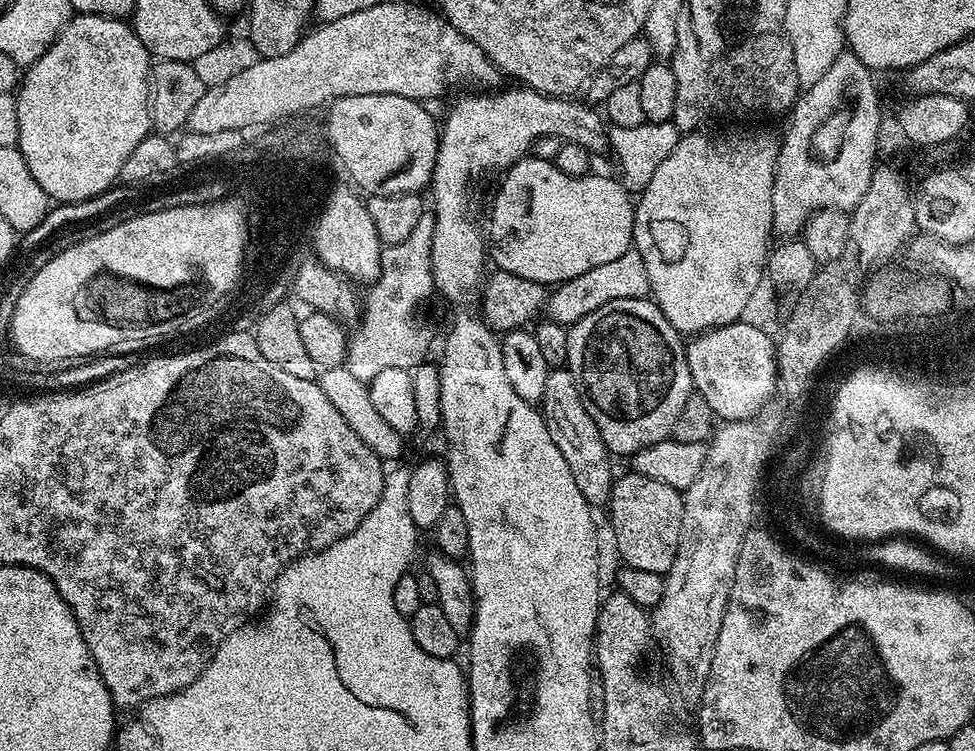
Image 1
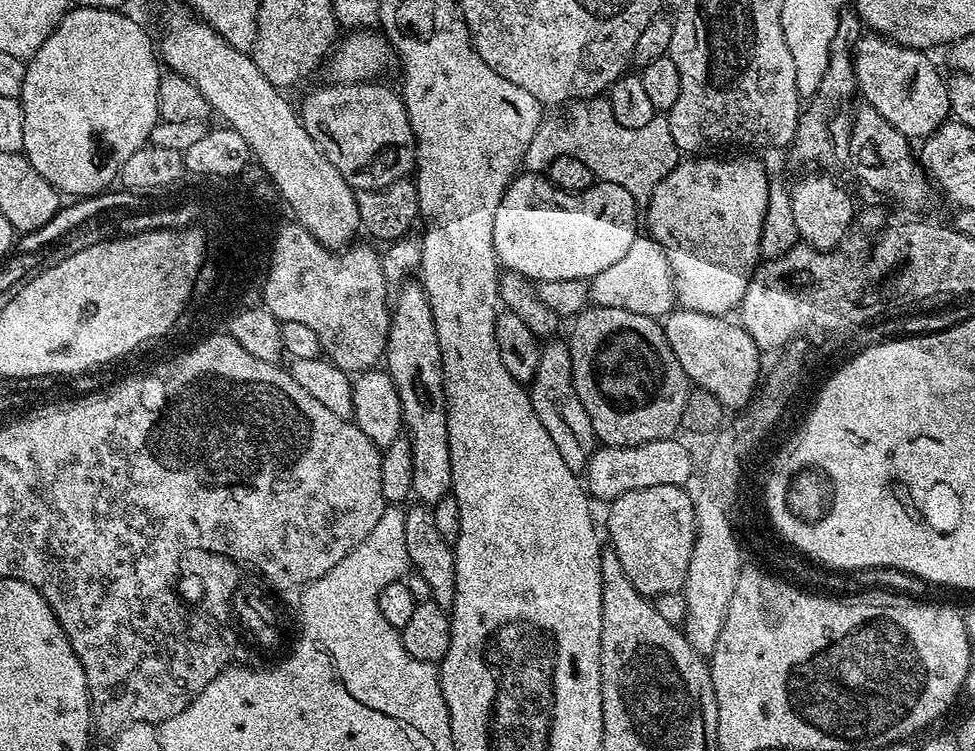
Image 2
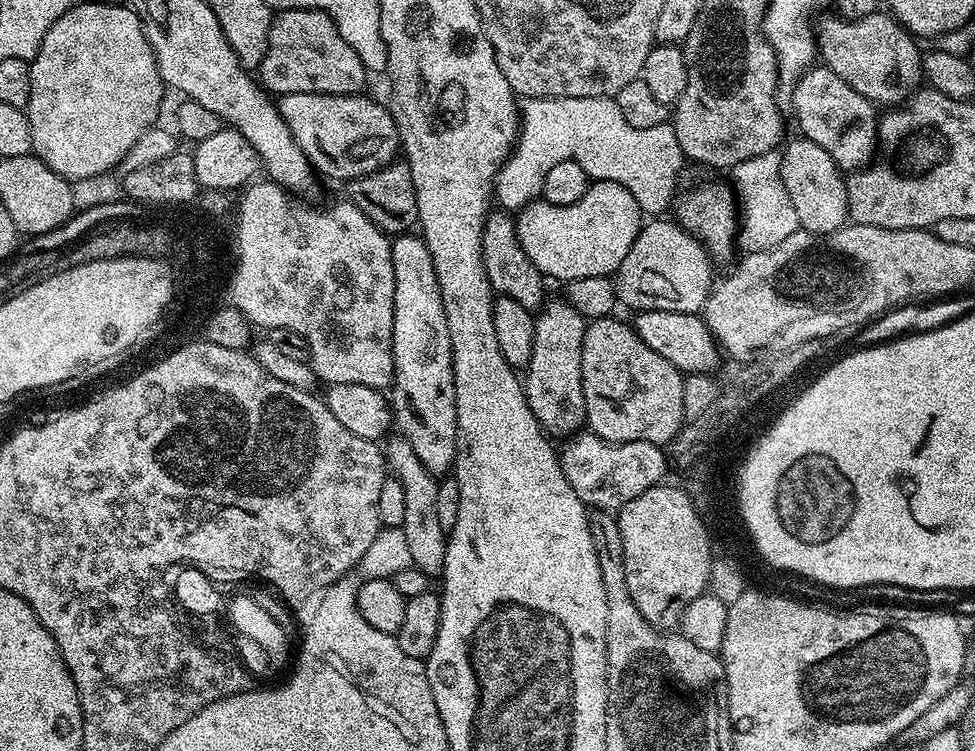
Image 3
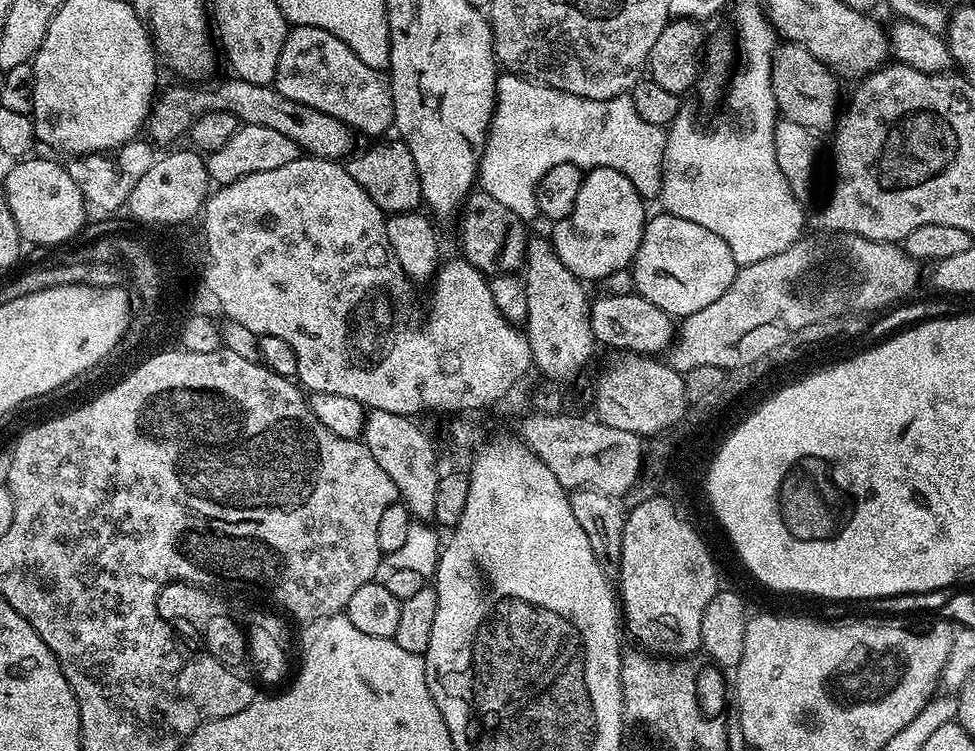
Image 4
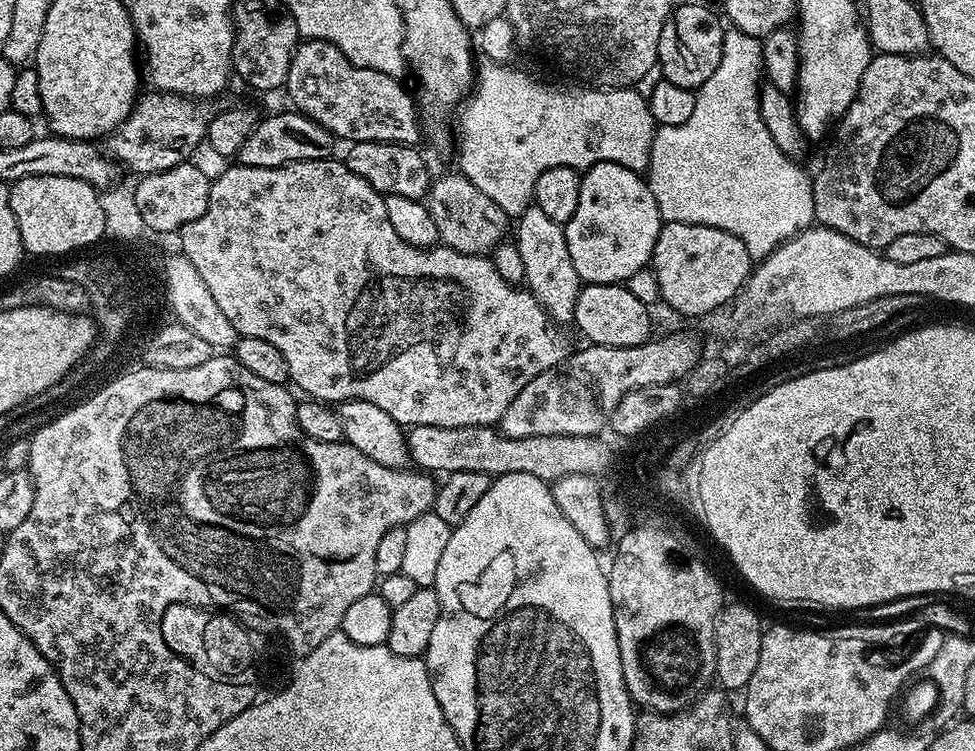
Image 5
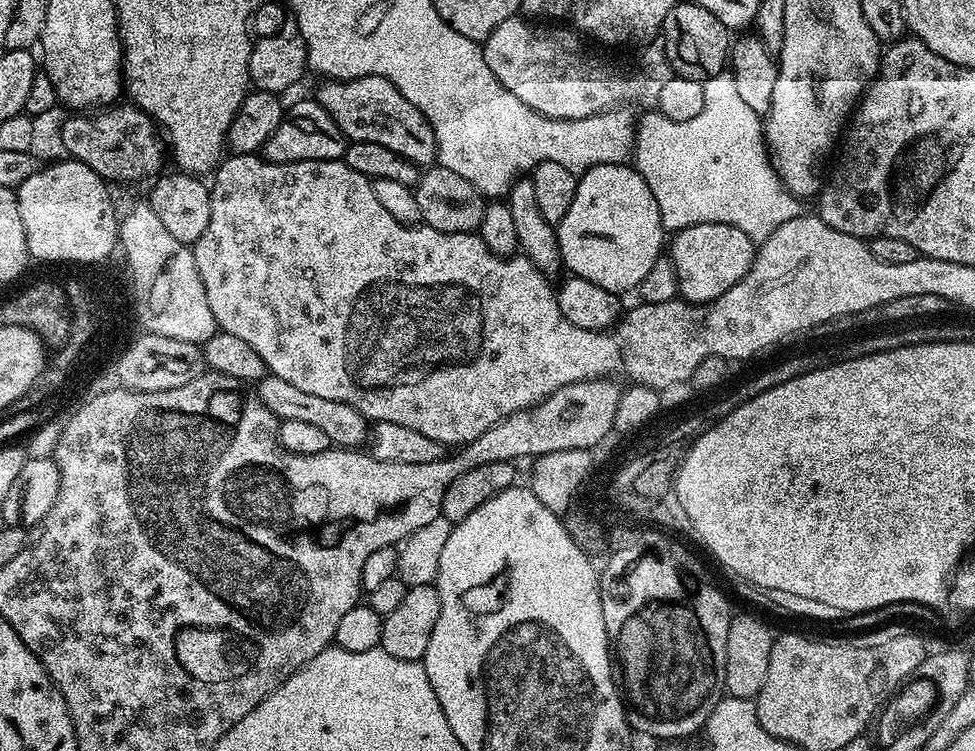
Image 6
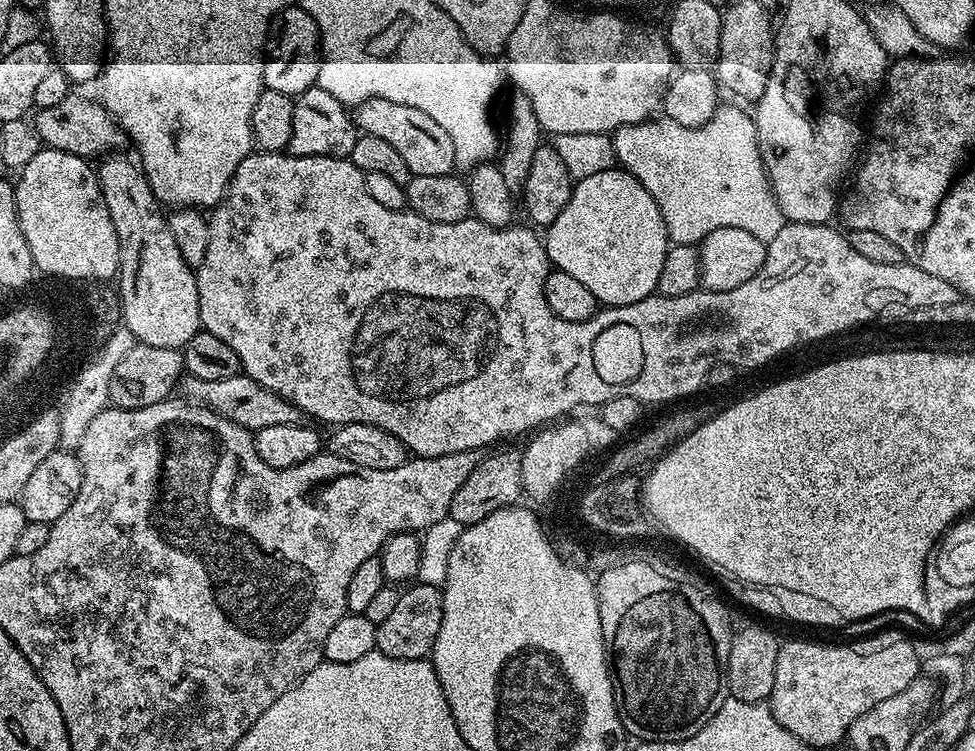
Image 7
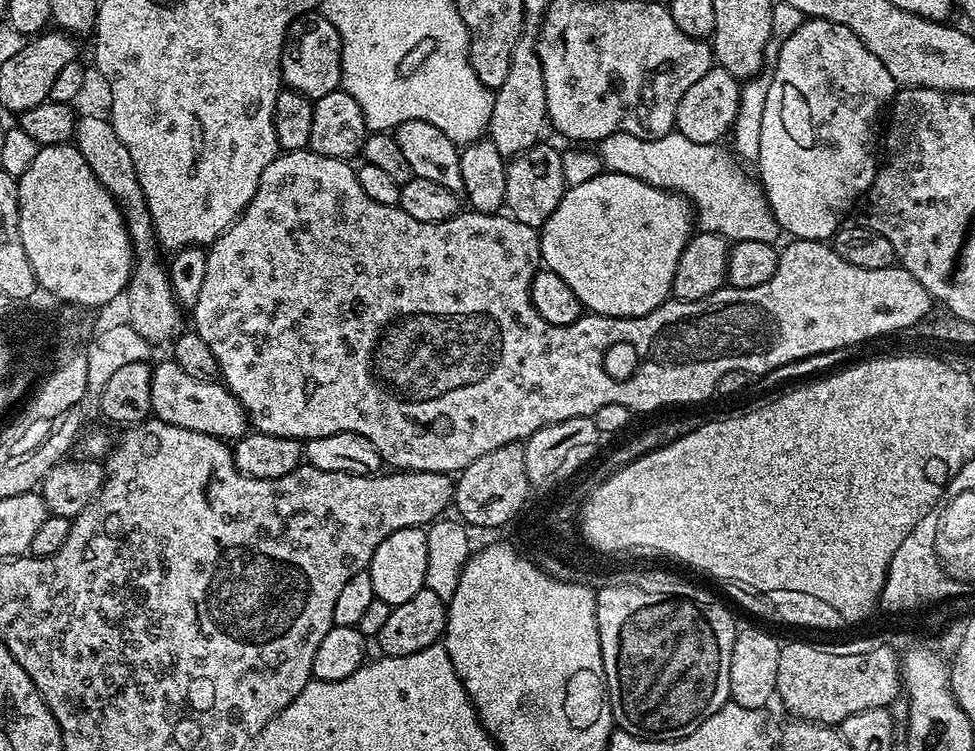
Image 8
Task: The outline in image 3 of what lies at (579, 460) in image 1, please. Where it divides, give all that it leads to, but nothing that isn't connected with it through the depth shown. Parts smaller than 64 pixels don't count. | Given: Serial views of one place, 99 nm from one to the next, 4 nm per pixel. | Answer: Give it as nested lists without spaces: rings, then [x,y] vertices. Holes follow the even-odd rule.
[[[564,298],[549,299],[535,313],[534,319],[534,350],[522,376],[524,393],[534,418],[540,421],[545,433],[568,438],[586,424],[586,398],[582,394],[582,338],[586,321]]]

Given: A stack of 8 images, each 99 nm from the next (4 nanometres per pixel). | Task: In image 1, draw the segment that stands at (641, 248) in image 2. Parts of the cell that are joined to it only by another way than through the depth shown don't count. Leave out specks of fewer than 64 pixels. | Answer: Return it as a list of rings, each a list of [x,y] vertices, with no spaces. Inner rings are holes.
[[[630,250],[622,254],[622,258],[614,258],[614,262],[594,266],[594,270],[586,270],[586,274],[578,274],[578,278],[570,278],[562,284],[555,285],[546,301],[546,316],[549,320],[555,320],[557,324],[570,326],[578,318],[590,314],[590,310],[598,310],[598,306],[606,306],[606,302],[614,302],[618,298],[647,297],[649,292],[643,259],[635,250]]]

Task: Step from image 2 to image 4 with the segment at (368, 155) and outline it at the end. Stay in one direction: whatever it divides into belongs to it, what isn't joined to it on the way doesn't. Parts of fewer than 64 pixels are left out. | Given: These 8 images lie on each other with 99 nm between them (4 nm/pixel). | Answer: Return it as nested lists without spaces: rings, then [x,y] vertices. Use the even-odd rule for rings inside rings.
[[[227,78],[228,80],[209,79],[195,86],[172,88],[164,97],[155,101],[154,107],[146,121],[146,132],[157,145],[172,146],[180,135],[187,133],[192,121],[207,112],[229,112],[240,124],[254,126],[270,126],[270,130],[278,130],[278,134],[286,134],[307,155],[319,156],[321,160],[343,161],[353,151],[353,129],[343,124],[330,114],[322,114],[322,110],[314,110],[302,102],[294,102],[294,98],[286,98],[274,86],[255,84],[245,80]]]

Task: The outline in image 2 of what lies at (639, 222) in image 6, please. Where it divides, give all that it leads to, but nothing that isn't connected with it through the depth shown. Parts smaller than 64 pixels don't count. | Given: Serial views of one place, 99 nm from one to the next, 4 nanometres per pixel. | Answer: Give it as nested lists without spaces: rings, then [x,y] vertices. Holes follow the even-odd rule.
[[[525,171],[513,179],[498,202],[498,214],[494,214],[496,258],[507,271],[527,276],[533,282],[558,278],[588,282],[602,270],[614,266],[614,262],[626,258],[638,235],[636,212],[638,205],[632,195],[617,184],[596,182],[585,192],[573,194],[556,188],[547,175]]]

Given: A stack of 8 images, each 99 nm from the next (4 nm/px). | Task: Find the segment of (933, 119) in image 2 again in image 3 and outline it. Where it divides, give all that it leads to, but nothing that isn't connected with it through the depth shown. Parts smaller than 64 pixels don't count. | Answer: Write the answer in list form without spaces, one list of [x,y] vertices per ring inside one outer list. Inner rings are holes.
[[[877,10],[866,14],[857,20],[845,20],[839,14],[831,14],[820,25],[814,28],[814,48],[822,59],[823,67],[830,69],[846,86],[858,90],[873,105],[888,104],[884,106],[899,106],[911,97],[922,84],[922,48],[919,48],[908,29],[903,28],[896,19],[884,10]]]

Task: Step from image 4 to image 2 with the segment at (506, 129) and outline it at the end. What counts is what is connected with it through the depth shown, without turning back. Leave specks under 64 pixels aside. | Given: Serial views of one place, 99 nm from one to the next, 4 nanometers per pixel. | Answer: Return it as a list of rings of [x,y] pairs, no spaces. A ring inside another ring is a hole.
[[[593,98],[573,108],[576,109],[569,114],[568,121],[541,119],[538,130],[524,155],[523,167],[527,171],[544,174],[547,173],[550,162],[554,162],[554,158],[573,156],[581,162],[586,162],[586,166],[590,166],[593,177],[597,181],[622,186],[632,195],[636,205],[648,205],[658,182],[662,182],[662,178],[666,178],[666,174],[670,174],[670,170],[674,170],[682,159],[681,150],[670,135],[667,119],[657,118],[646,122],[646,126],[642,126],[638,130],[630,130],[630,126],[620,125],[614,119],[614,114],[610,114],[607,99]]]

